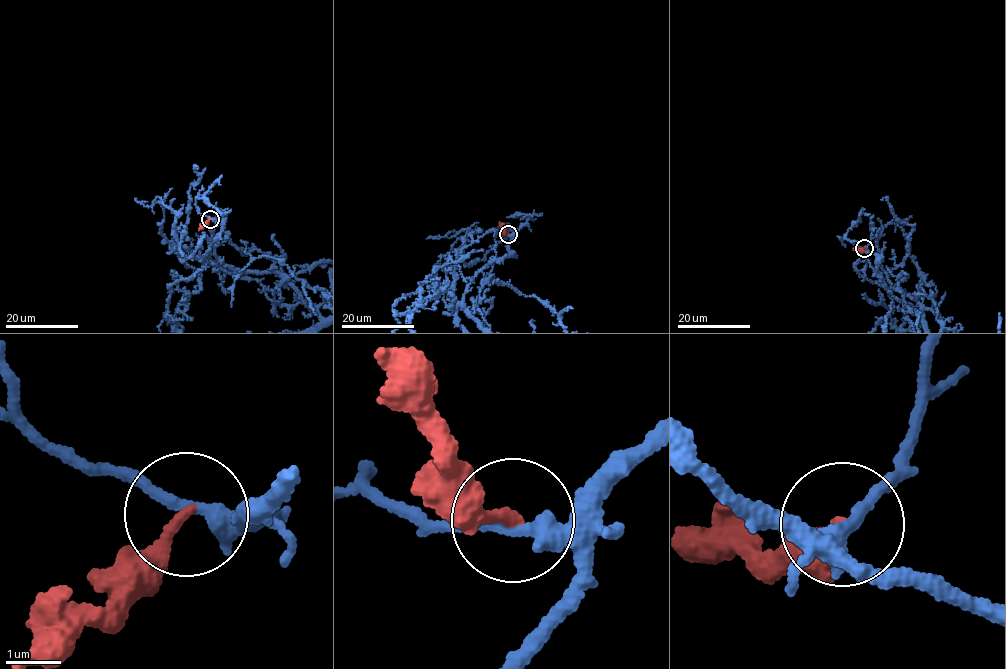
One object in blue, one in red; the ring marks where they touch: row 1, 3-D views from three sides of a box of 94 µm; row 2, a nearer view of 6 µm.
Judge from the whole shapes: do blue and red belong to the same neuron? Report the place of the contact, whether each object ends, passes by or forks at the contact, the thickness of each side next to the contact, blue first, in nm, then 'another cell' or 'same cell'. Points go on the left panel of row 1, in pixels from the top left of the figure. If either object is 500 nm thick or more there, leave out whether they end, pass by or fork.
place (210, 219); blue passes by; red ends; calibres 280 and 220 nm; another cell

